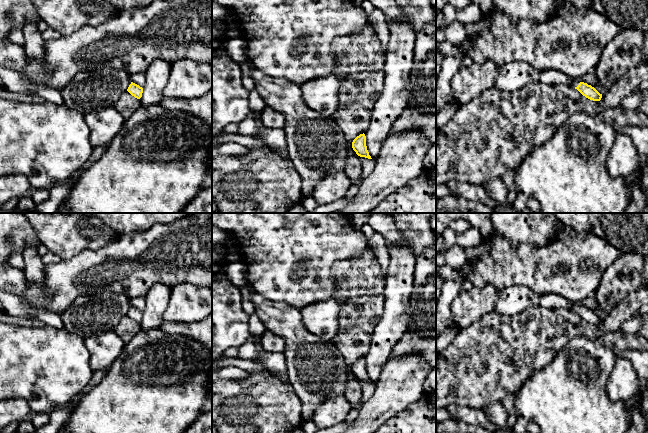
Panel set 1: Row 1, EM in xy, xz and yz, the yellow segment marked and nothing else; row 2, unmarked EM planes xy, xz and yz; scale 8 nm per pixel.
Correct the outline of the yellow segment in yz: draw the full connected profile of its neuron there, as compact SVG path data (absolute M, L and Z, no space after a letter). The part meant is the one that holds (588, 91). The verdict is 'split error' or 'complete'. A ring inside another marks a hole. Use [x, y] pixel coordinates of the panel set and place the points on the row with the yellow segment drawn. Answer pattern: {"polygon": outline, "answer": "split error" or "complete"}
{"polygon": "M574 81L571 84L572 87L577 89L583 96L593 101L600 101L602 94L600 94L594 87L588 85L587 83Z", "answer": "split error"}

